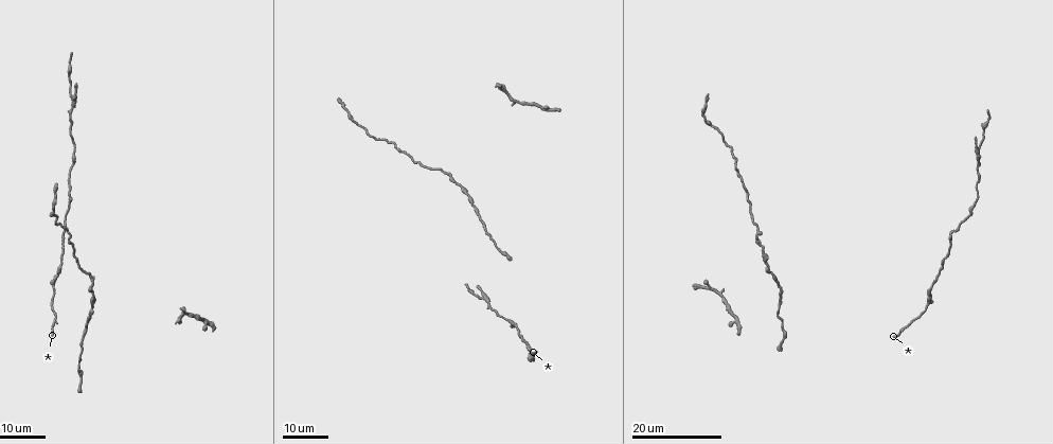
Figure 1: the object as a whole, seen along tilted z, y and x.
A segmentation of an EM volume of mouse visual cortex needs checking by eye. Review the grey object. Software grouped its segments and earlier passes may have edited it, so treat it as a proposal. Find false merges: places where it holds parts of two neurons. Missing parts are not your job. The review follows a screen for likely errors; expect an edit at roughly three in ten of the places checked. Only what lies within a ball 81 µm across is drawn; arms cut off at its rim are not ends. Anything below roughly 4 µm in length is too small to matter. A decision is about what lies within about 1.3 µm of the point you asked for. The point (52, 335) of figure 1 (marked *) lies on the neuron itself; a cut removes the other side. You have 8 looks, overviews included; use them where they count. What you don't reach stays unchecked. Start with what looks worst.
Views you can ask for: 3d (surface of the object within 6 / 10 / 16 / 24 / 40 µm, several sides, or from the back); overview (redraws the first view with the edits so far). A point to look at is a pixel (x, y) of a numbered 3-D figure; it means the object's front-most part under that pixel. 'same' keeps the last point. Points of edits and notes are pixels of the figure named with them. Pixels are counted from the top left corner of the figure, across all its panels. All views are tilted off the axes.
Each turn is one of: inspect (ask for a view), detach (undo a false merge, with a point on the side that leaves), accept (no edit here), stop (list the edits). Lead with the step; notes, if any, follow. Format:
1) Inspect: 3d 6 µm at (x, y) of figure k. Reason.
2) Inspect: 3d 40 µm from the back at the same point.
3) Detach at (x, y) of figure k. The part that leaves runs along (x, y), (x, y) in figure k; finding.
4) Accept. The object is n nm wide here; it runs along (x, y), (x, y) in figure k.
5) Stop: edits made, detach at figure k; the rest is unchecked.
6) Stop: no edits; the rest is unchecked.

Inspect: 3d 16 µm at (484, 298) of figure 1. Branch point.

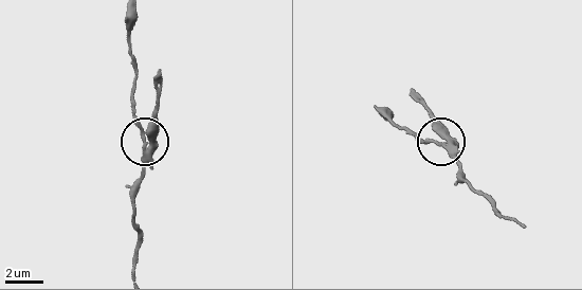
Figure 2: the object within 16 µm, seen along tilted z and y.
Inspect: 3d 6 µm at (442, 133) of figure 2.

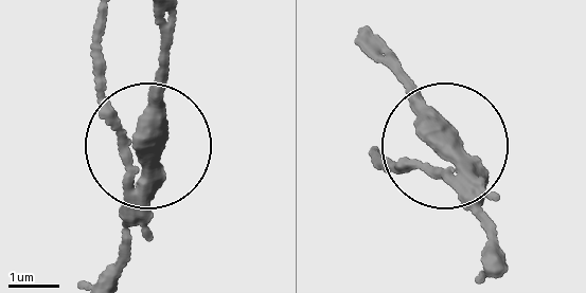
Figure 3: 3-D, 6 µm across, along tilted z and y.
Inspect: 3d 6 µm from the back at (449, 148) of figure 3.

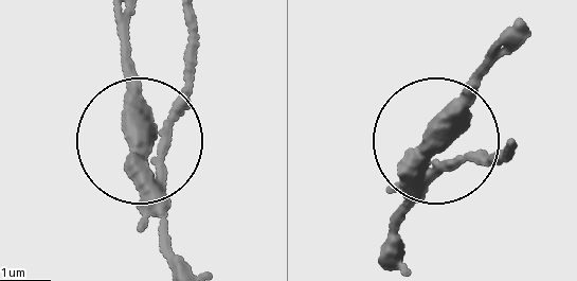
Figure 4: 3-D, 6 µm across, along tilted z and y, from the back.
Detach at (144, 123) of figure 4. 3 arms meet here; the part that leaves runs along (140, 176), (140, 103), (118, 13) in figure 4; a second neuron is stuck on.

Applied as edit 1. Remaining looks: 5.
Inspect: 3d 16 µm at (91, 302) of figure 1.

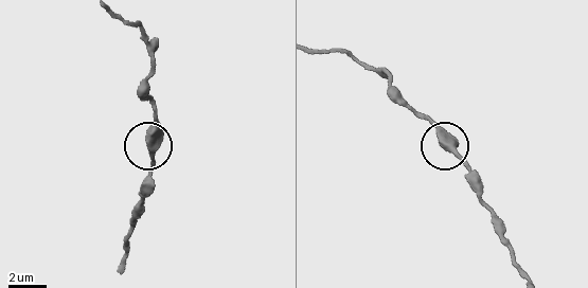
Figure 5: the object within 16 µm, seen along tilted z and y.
Inspect: 3d 6 µm at (151, 152) of figure 5.

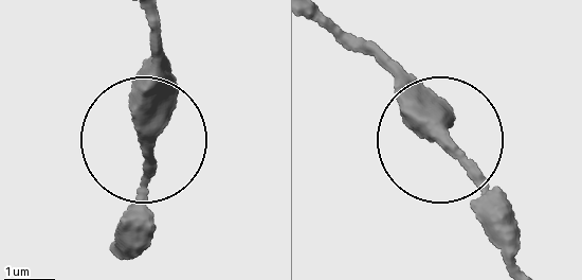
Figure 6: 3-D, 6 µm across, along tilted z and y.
Accept. The object is 380 nm wide here; continuous, no second neuron.

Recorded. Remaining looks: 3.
Inspect: overview.

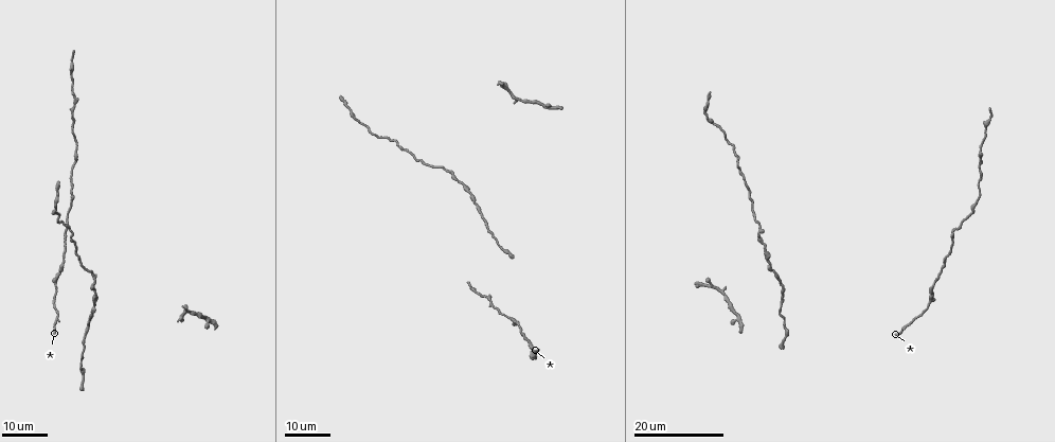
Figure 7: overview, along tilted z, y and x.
Inspect: 3d 24 µm at (723, 287) of figure 7. Thick turns thin.

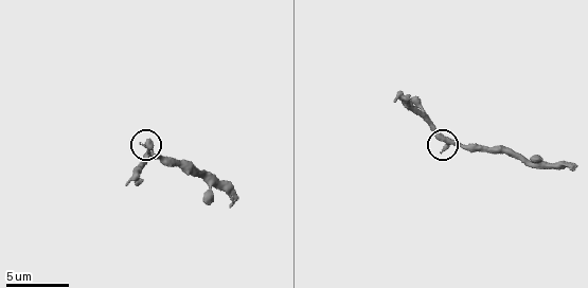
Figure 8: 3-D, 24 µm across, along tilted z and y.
Inspect: 3d 6 µm at (447, 148) of figure 8.

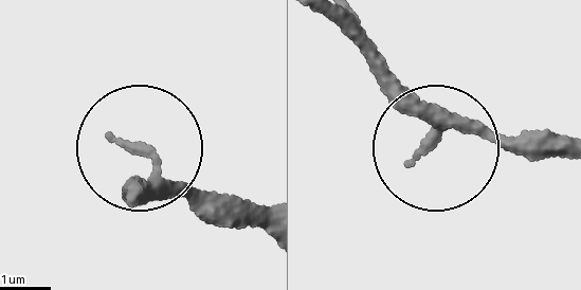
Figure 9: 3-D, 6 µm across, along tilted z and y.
Accept. The object is 190 nm wide here; all the same neuron.

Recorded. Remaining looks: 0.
Stop: edits made, detach at figure 4; the rest is unchecked.

